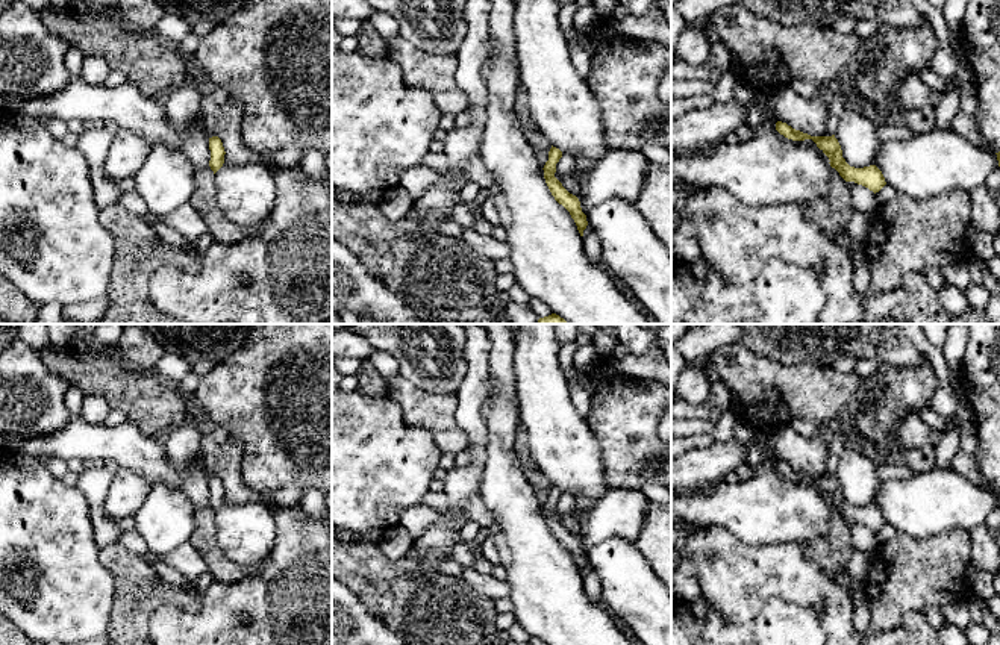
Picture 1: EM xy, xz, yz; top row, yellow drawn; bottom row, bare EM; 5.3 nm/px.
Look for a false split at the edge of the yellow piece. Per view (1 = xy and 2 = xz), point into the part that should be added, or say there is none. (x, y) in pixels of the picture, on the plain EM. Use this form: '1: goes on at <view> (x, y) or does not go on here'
1: does not go on here
2: does not go on here

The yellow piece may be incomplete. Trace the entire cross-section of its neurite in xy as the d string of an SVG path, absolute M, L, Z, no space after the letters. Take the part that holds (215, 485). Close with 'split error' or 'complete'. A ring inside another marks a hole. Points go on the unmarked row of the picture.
M218 475L209 477L209 489L211 489L209 506L215 513L223 506L226 494L223 481Z | complete

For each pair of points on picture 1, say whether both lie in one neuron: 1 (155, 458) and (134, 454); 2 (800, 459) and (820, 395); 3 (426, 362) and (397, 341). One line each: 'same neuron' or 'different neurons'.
1: same neuron
2: different neurons
3: same neuron

